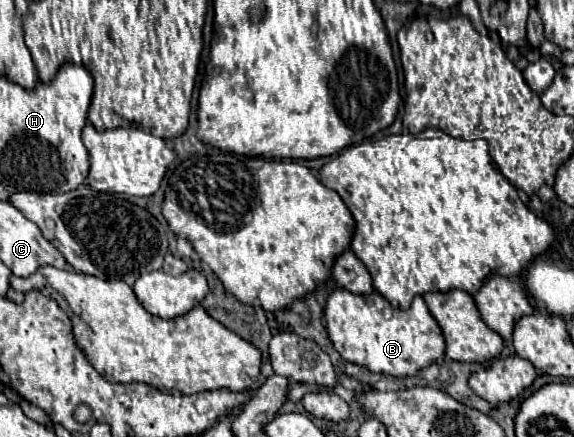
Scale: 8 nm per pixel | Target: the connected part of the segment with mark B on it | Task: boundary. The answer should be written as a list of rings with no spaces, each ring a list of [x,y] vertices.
[[[334,290],[324,304],[324,320],[338,354],[346,362],[360,364],[370,372],[412,376],[444,356],[442,330],[428,312],[422,296],[414,296],[408,310],[398,310],[378,292],[360,296],[348,290]]]

